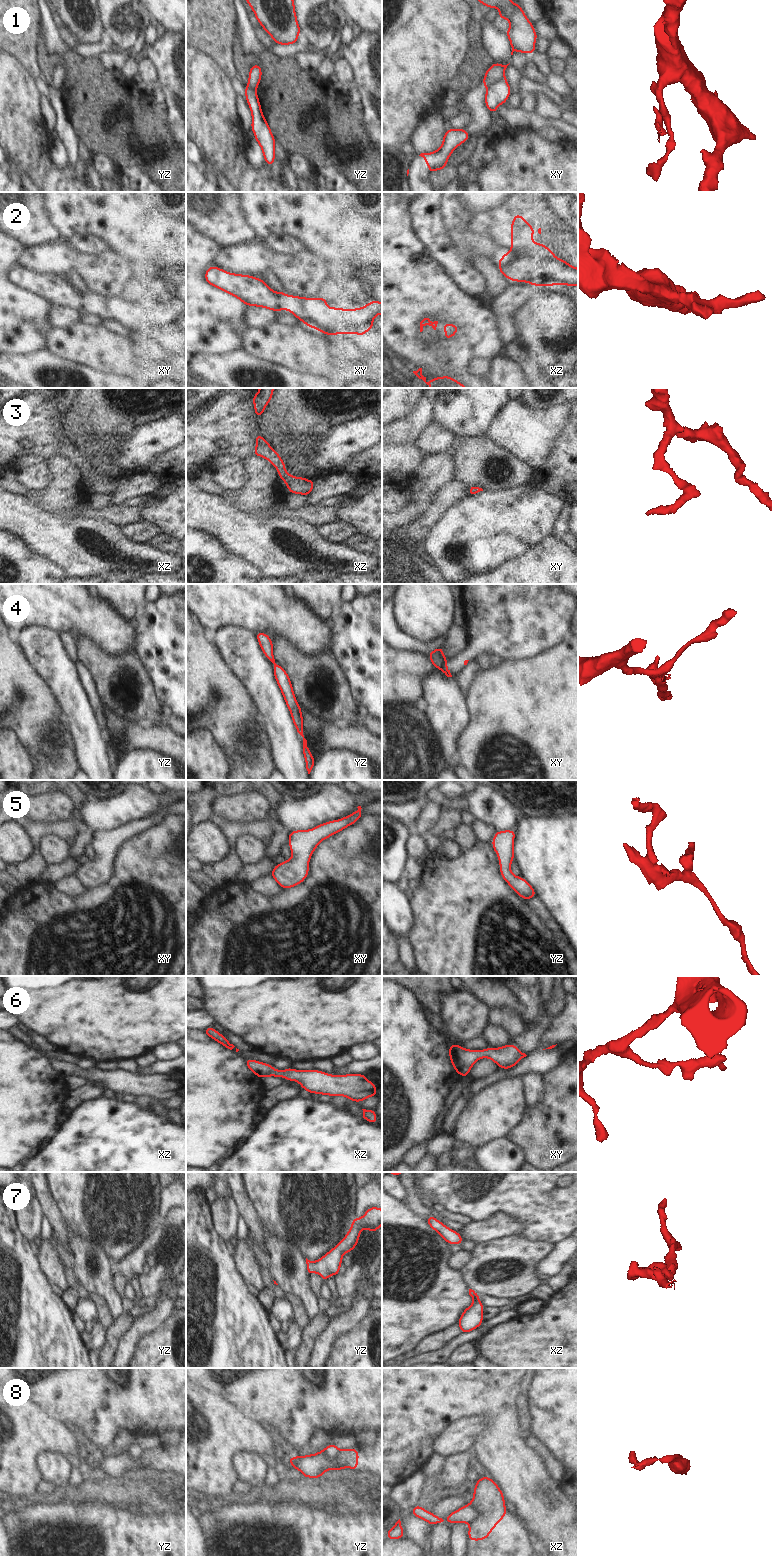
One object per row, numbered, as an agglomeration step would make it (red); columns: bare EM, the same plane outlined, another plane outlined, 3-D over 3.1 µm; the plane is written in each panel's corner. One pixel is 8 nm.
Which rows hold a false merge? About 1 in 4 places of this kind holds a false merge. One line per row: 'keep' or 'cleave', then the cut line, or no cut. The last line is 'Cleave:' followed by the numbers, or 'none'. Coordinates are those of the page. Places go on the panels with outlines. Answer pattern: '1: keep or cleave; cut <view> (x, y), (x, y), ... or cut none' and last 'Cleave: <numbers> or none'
1: cleave; cut xy (504, 76), (487, 87)
2: keep; cut none
3: keep; cut none
4: cleave; cut xy (446, 661), (440, 667)
5: keep; cut none
6: keep; cut none
7: keep; cut none
8: cleave; cut xz (469, 1504), (478, 1513), (478, 1516), (470, 1524)
Cleave: 1, 4, 8

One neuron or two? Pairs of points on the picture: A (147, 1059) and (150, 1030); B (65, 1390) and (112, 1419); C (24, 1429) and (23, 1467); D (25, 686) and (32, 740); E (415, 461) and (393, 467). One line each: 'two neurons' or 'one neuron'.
A: two neurons
B: one neuron
C: one neuron
D: one neuron
E: one neuron

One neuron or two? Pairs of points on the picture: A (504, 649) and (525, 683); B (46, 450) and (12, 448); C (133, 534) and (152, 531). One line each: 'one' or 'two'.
A: two
B: one
C: one

